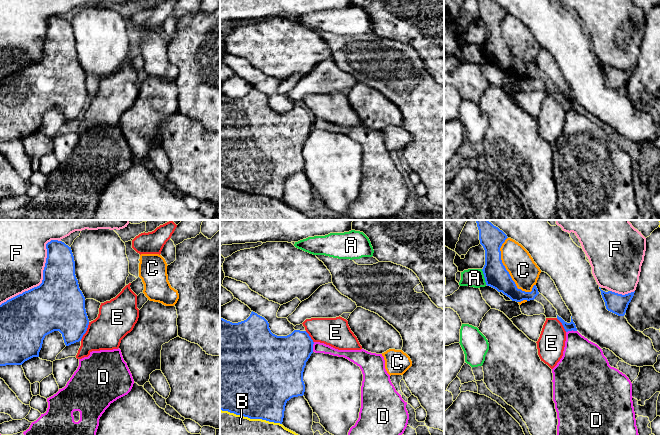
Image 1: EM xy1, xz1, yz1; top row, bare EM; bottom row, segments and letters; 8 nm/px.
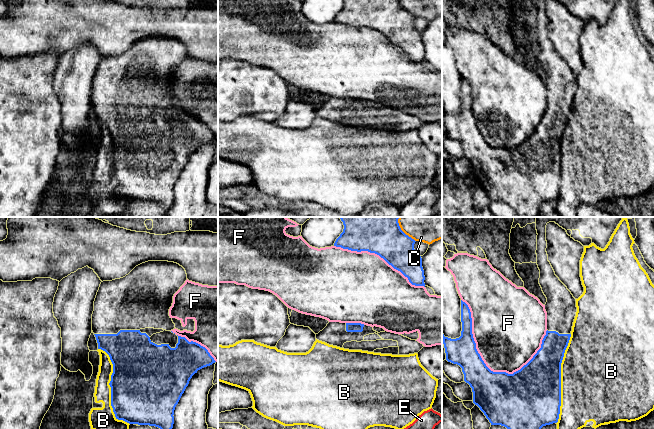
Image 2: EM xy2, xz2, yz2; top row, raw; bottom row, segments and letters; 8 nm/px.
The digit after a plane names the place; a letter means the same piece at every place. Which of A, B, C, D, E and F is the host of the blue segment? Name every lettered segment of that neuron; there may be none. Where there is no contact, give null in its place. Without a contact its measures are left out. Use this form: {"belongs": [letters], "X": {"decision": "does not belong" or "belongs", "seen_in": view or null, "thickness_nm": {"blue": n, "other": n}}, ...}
{"belongs": [], "A": {"decision": "does not belong", "seen_in": "yz1", "thickness_nm": {"blue": 190, "other": 140}}, "B": {"decision": "does not belong", "seen_in": "yz2", "thickness_nm": {"blue": 440, "other": 500}}, "C": {"decision": "does not belong", "seen_in": "yz1", "thickness_nm": {"blue": 190, "other": 220}}, "D": {"decision": "does not belong", "seen_in": "yz1", "thickness_nm": {"blue": 70, "other": 320}}, "E": {"decision": "does not belong", "seen_in": "xy1", "thickness_nm": {"blue": 360, "other": 300}}, "F": {"decision": "does not belong", "seen_in": "yz2", "thickness_nm": {"blue": 300, "other": 480}}}

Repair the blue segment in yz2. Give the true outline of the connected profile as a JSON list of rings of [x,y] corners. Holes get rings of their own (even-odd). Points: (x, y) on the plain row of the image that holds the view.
[[[536,0],[537,6],[537,41],[540,46],[539,60],[544,71],[547,74],[545,86],[547,88],[547,107],[541,120],[541,124],[533,132],[533,134],[524,141],[520,146],[513,150],[506,148],[491,147],[476,125],[476,119],[472,110],[472,94],[468,81],[461,76],[461,112],[456,115],[445,113],[442,107],[443,120],[446,129],[446,136],[453,140],[457,140],[462,144],[464,157],[470,161],[473,168],[473,179],[477,181],[489,196],[491,201],[501,201],[513,208],[519,217],[537,217],[540,206],[543,202],[557,199],[561,182],[561,139],[565,126],[568,122],[573,98],[576,92],[577,83],[576,75],[573,73],[567,63],[555,51],[555,48],[548,37],[546,28],[546,1]]]

